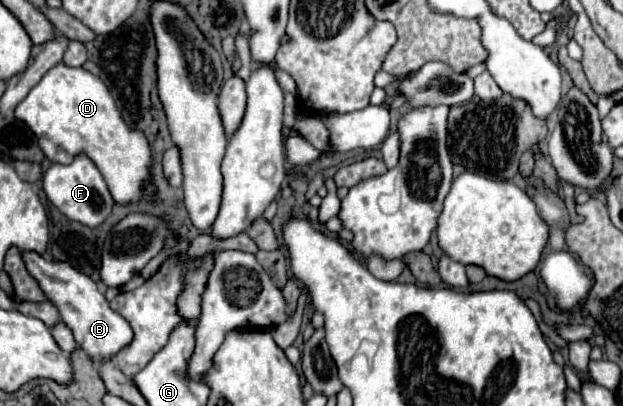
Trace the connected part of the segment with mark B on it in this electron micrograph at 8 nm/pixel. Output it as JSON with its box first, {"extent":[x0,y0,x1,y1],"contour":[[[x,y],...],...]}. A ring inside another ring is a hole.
{"extent":[23,251,133,361],"contour":[[[25,251],[23,261],[25,261],[25,267],[29,269],[29,275],[41,285],[41,291],[45,293],[45,297],[49,301],[53,301],[53,305],[57,307],[61,321],[73,331],[77,345],[93,361],[111,359],[125,345],[131,343],[133,331],[131,331],[129,323],[117,311],[113,311],[109,307],[109,301],[105,299],[103,291],[89,275],[73,269],[73,265],[69,265],[67,261],[47,259],[45,255],[33,253],[33,251]]]}

